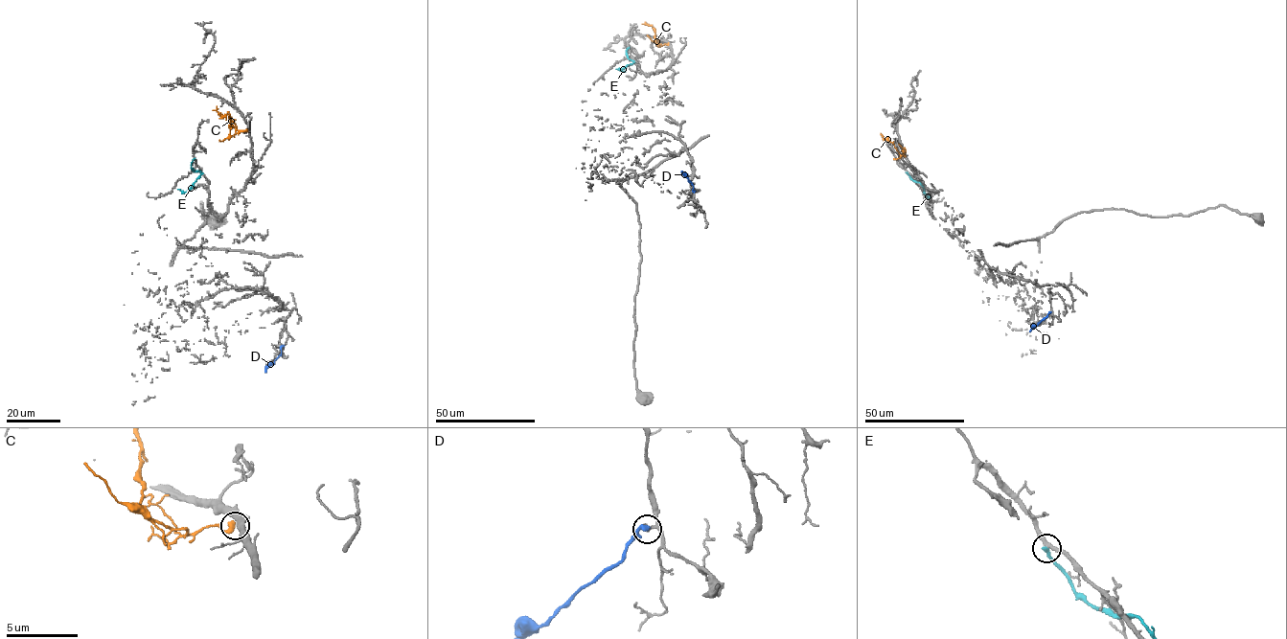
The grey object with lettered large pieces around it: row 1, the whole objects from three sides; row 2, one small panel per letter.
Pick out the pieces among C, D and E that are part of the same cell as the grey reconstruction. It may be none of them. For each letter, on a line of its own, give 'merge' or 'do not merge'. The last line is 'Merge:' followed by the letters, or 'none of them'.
C: do not merge
D: do not merge
E: do not merge
Merge: none of them

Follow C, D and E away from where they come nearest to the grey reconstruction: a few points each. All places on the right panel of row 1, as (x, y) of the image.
C: (903, 150), (901, 155), (880, 133)
D: (1050, 312), (1029, 331)
E: (907, 172), (912, 179), (919, 182), (928, 198), (930, 196)

